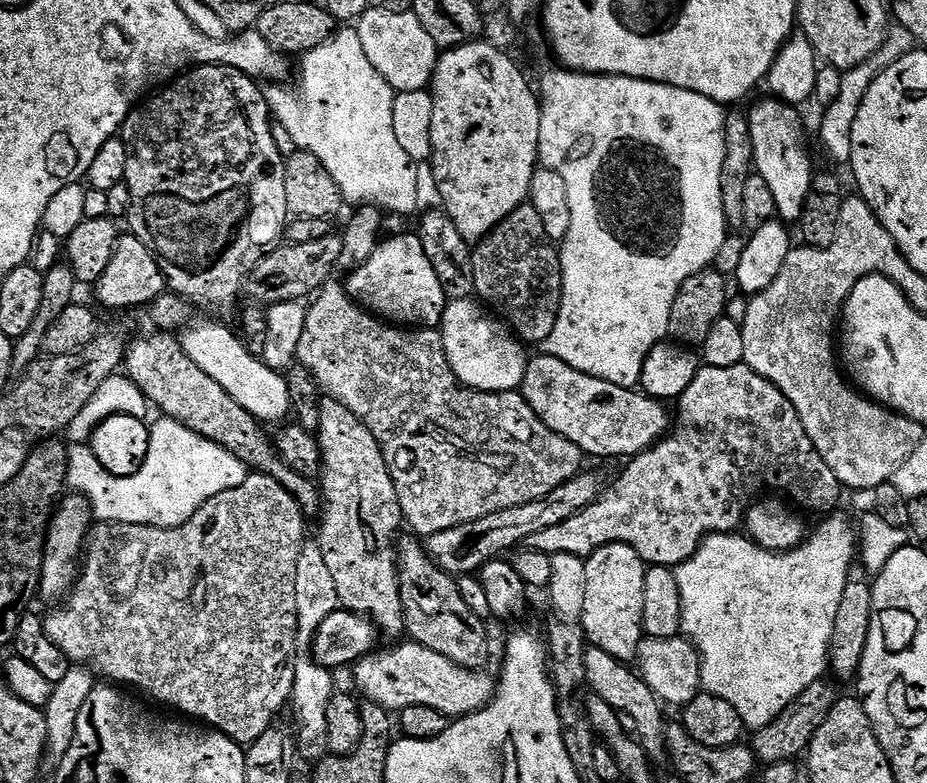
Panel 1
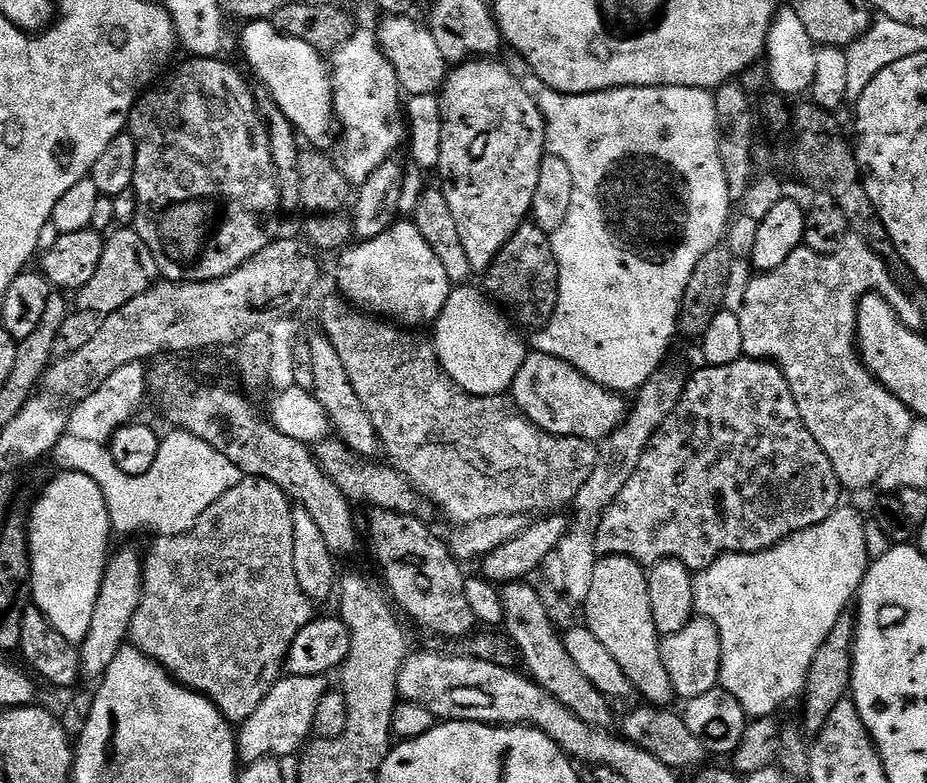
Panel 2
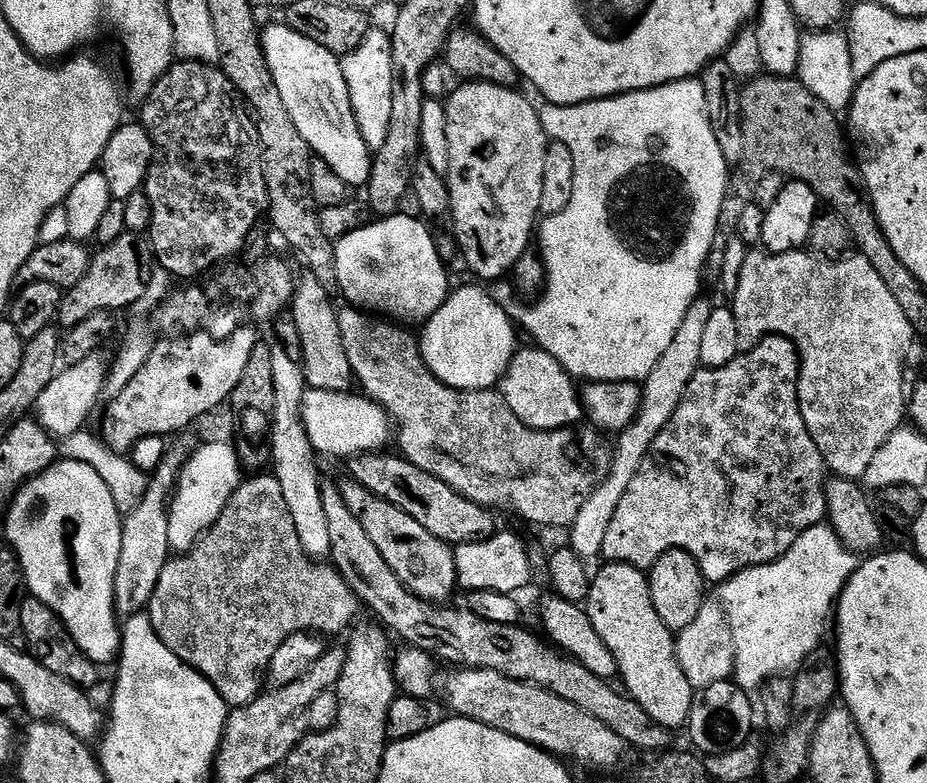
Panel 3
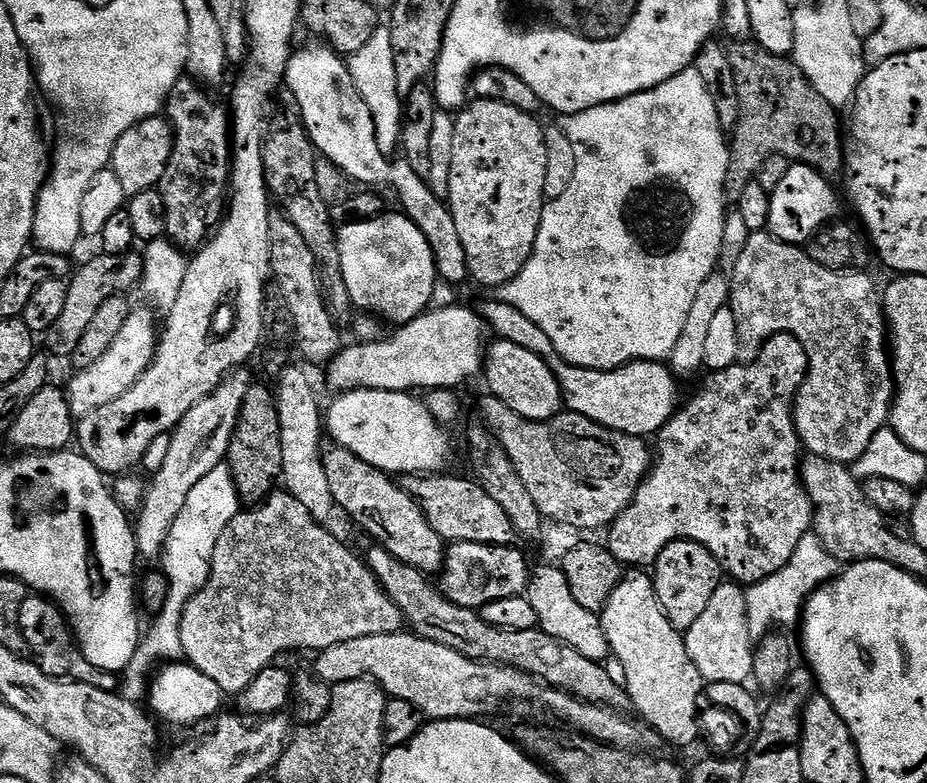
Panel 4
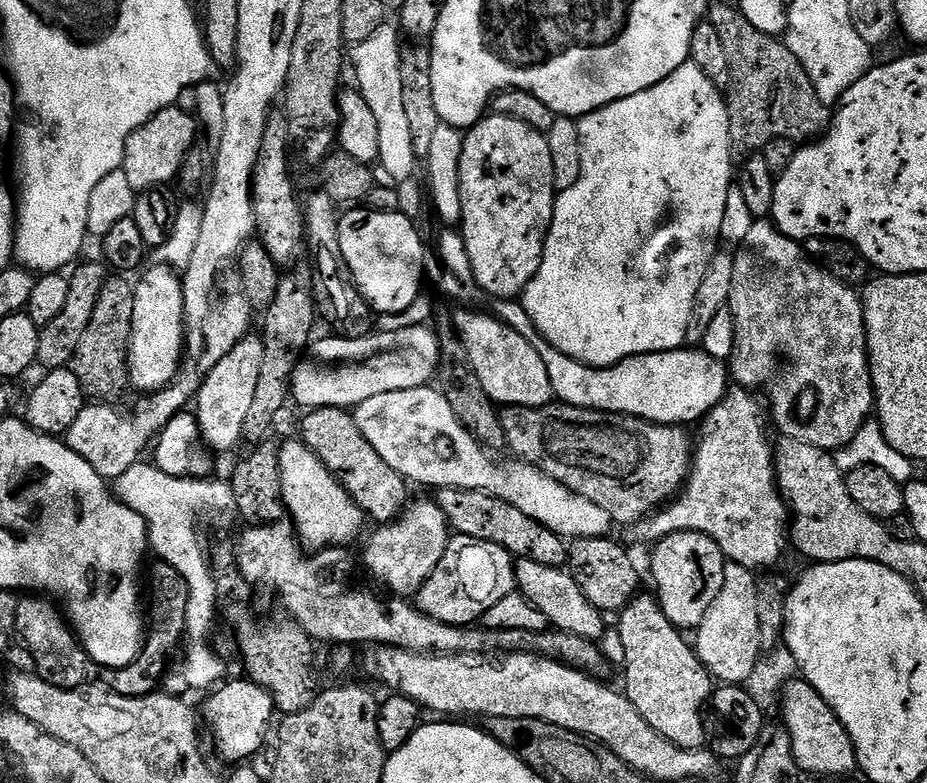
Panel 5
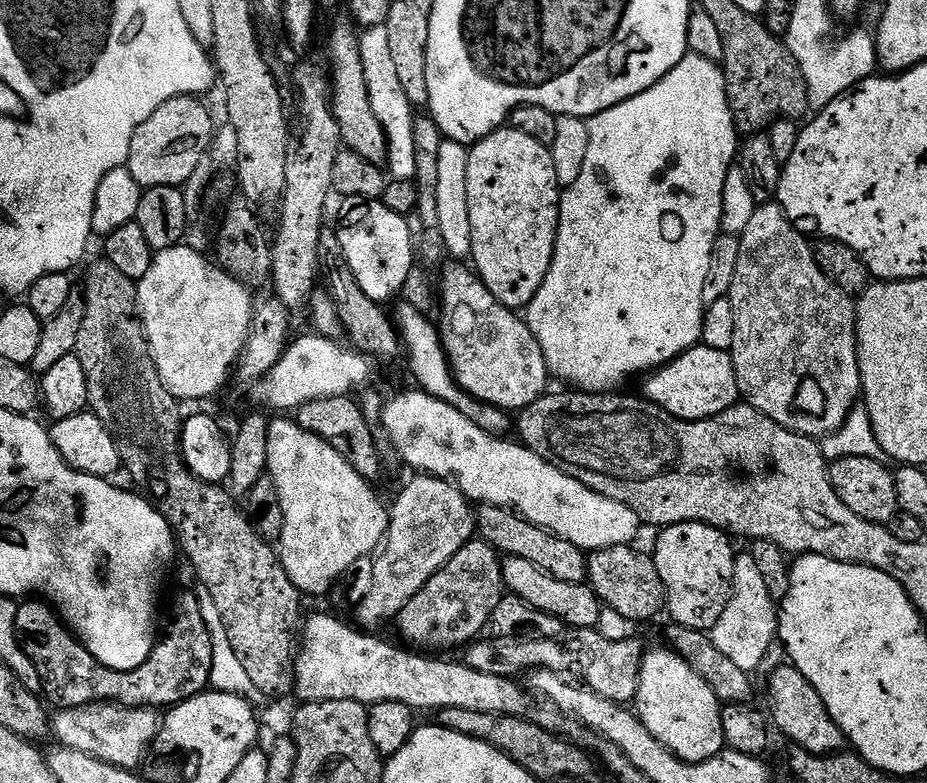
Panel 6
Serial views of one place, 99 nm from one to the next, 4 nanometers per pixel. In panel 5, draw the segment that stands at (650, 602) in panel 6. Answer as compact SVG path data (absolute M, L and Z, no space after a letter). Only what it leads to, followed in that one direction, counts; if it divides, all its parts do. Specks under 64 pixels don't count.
M595 536L594 538L576 538L571 541L568 550L567 571L572 573L574 582L582 589L582 594L594 602L598 611L605 614L619 614L624 607L641 591L640 572L628 552L612 538Z

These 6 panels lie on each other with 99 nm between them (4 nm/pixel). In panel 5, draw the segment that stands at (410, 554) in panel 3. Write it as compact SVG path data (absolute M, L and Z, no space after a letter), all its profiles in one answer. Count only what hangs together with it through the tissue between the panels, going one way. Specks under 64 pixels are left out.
M313 408L303 415L299 439L340 481L350 498L364 511L365 517L369 521L377 520L375 523L380 526L399 520L401 512L410 503L409 481L400 476L398 470L386 466L382 454L362 438L355 415L346 408Z

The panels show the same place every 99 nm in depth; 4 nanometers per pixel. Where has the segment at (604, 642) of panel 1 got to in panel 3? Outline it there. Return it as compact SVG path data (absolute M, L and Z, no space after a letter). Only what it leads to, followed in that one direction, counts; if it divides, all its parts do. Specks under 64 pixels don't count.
M604 562L601 565L590 580L586 611L594 630L598 630L598 638L602 638L602 642L610 646L610 654L614 654L619 679L624 679L623 691L663 728L683 729L690 718L694 689L686 674L682 674L682 666L676 657L676 636L668 629L666 622L658 618L658 610L654 610L654 598L650 598L645 569L615 562Z

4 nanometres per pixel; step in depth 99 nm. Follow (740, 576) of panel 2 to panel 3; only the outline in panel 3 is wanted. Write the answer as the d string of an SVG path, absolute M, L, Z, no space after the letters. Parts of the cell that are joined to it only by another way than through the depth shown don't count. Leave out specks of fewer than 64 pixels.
M825 522L818 526L810 526L786 554L782 554L774 562L754 566L734 574L719 585L718 603L724 609L728 625L732 631L734 654L736 655L736 671L734 679L739 688L752 694L763 688L768 680L776 676L788 676L795 673L804 659L821 647L824 631L829 631L834 609L840 599L842 590L848 580L856 573L858 567L857 553L852 552L833 530L832 525Z

